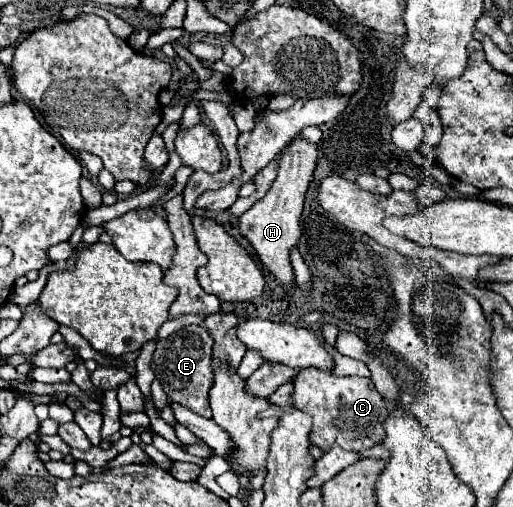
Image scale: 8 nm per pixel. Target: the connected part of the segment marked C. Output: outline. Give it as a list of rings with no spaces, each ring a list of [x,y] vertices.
[[[305,368],[299,370],[299,374],[293,380],[293,386],[295,386],[293,406],[313,418],[311,442],[325,452],[315,462],[315,476],[307,480],[309,488],[321,488],[345,466],[355,464],[359,460],[357,452],[363,452],[383,442],[385,438],[383,424],[389,418],[389,410],[383,396],[375,390],[371,378],[335,376],[333,372],[323,372],[319,368]]]

